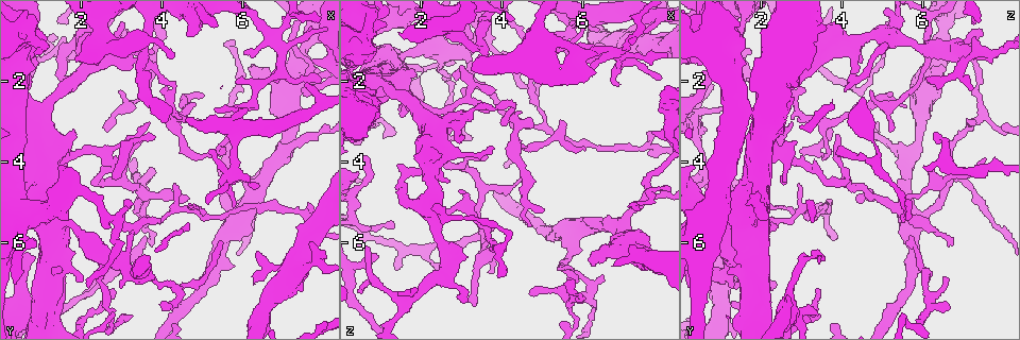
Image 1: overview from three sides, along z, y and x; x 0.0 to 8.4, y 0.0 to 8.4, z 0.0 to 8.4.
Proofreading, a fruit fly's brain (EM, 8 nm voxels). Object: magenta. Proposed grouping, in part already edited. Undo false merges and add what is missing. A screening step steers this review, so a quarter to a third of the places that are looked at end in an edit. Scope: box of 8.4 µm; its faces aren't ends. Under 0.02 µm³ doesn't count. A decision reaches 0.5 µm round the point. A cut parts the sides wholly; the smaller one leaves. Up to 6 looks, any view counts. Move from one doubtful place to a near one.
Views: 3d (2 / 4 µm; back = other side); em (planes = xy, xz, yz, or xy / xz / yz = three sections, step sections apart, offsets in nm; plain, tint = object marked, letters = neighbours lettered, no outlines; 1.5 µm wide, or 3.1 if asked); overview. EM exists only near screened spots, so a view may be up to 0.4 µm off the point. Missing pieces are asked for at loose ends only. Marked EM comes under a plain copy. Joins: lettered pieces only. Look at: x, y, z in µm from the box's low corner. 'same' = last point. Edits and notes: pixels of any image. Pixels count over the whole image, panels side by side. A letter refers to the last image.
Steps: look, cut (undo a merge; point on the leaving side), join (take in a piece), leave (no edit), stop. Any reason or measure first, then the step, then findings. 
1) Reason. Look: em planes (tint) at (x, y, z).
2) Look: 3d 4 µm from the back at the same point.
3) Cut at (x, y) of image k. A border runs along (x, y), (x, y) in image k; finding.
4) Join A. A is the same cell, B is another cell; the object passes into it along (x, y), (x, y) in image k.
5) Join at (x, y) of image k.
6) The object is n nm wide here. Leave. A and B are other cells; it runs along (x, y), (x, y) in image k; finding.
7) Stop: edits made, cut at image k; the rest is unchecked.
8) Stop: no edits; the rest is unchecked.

An open end. Look: 3d 2 µm at (3.70, 6.00, 6.75).

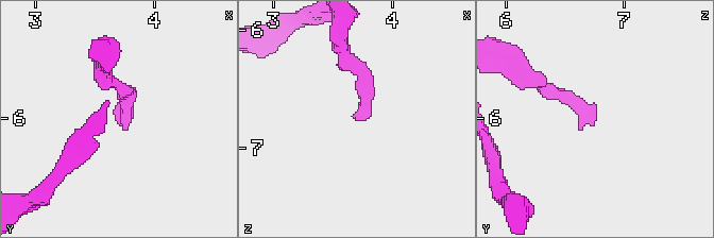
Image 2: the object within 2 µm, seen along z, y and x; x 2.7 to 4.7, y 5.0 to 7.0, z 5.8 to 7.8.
Look: em yz step 4 (letters) at (3.68, 6.02, 6.74).

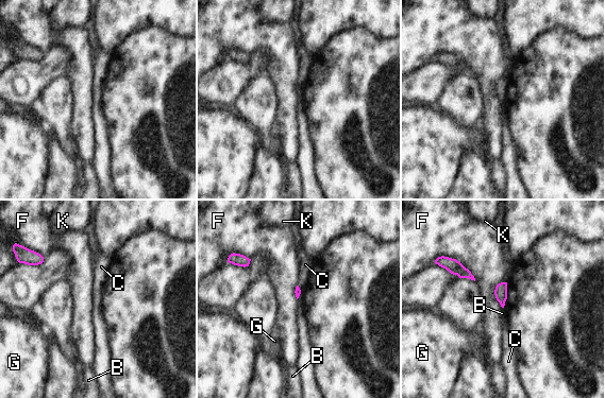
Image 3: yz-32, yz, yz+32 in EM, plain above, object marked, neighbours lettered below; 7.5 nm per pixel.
Look: em planes (letters) at the same point.

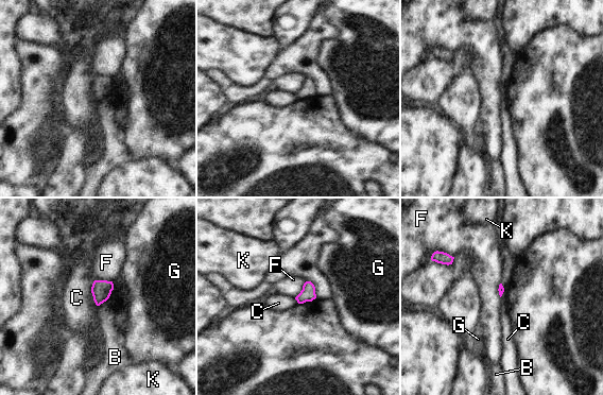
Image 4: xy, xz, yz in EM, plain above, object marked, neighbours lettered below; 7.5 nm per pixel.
Leave. B, C, F, G and K are other cells; a border runs along (93, 282), (91, 287), (92, 299) in image 4; no lettered piece goes on from it.

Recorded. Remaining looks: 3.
Free end. Look: 3d 4 µm at (1.30, 5.15, 5.55).

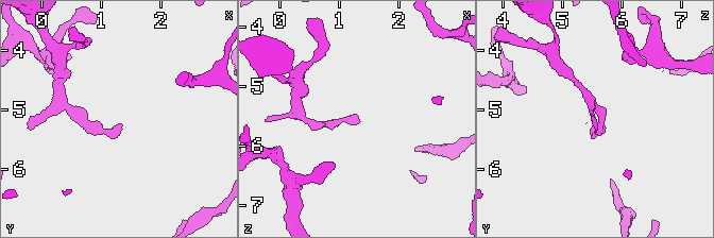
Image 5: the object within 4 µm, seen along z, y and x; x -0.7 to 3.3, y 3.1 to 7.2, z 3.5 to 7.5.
Look: em xz step 4 (letters) at (1.35, 5.25, 5.60).

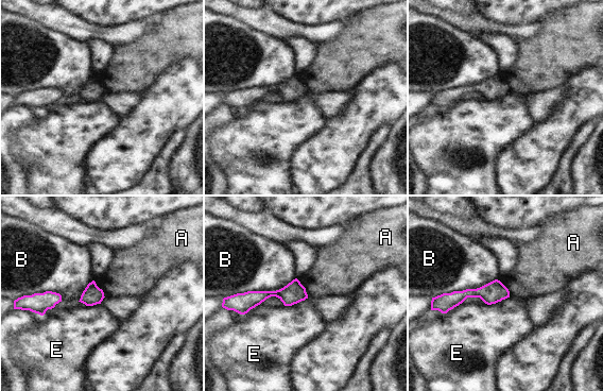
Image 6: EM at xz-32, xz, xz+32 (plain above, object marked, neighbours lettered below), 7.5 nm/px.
Another direction. Look: em planes (letters) at the same point.

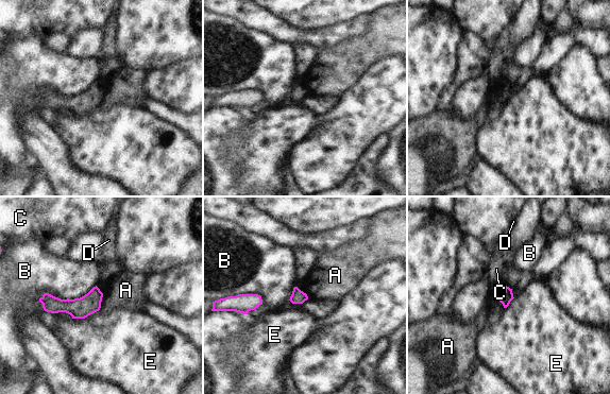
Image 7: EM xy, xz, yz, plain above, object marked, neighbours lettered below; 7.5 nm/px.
The object is 90 nm wide here. Leave. A, B, C, D and E are other cells; a border runs along (506, 285), (511, 289) in image 7; no lettered piece goes on from it.

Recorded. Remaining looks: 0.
Stop: no edits; the rest is unchecked.

